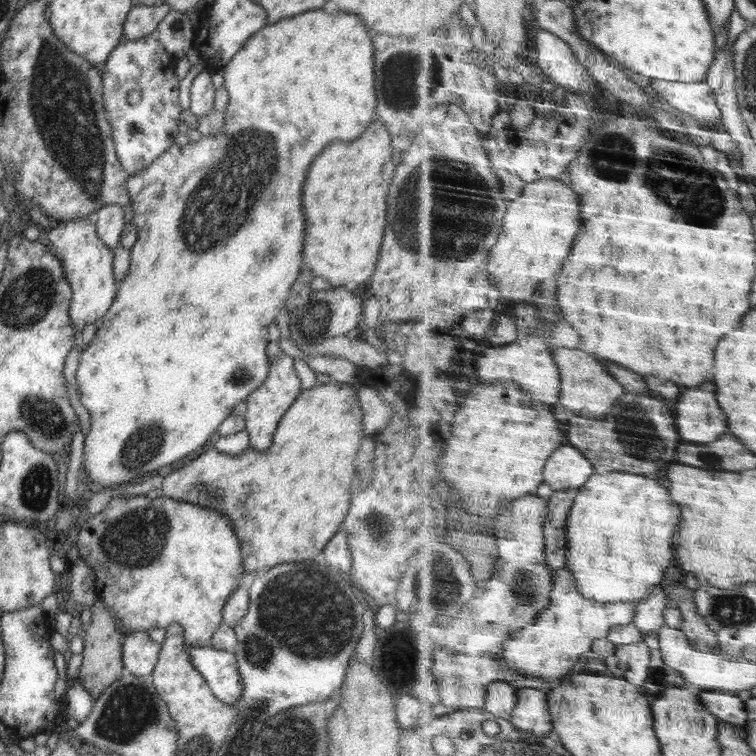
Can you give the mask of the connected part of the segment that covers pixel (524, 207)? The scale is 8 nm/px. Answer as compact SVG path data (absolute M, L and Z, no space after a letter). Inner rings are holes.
M545 178L528 184L524 196L509 202L505 223L499 236L499 241L489 258L489 273L492 281L497 281L497 287L507 299L519 301L532 301L537 295L537 290L548 278L556 278L556 274L564 268L568 260L574 240L582 228L582 214L580 214L580 194L574 192L572 185L566 185L559 178Z

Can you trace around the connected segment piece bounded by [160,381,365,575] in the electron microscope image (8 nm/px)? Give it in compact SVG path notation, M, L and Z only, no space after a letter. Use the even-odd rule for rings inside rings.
M318 383L301 391L282 415L268 450L246 449L240 456L228 456L212 448L164 477L160 493L226 514L240 541L243 567L248 573L257 575L277 564L313 559L340 529L349 511L351 482L357 472L354 462L365 435L362 417L356 385Z

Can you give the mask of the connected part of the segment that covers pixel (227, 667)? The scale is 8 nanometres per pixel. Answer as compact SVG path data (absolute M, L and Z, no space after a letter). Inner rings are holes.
M210 645L189 648L189 655L194 668L204 677L212 694L226 704L235 705L243 693L243 684L238 672L236 657L233 652L216 649Z

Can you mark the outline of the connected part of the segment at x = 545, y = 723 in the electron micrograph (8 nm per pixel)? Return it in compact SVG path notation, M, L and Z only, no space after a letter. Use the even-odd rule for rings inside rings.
M523 688L519 692L517 709L510 719L518 730L538 736L551 736L554 721L546 689Z

